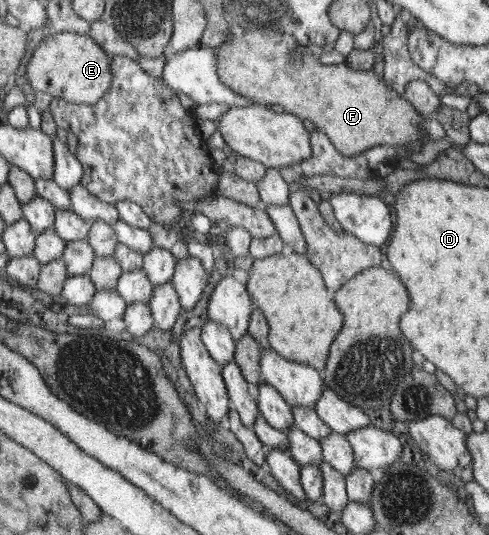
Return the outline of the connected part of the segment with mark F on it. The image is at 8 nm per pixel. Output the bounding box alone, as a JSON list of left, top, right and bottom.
[214,26,424,157]

